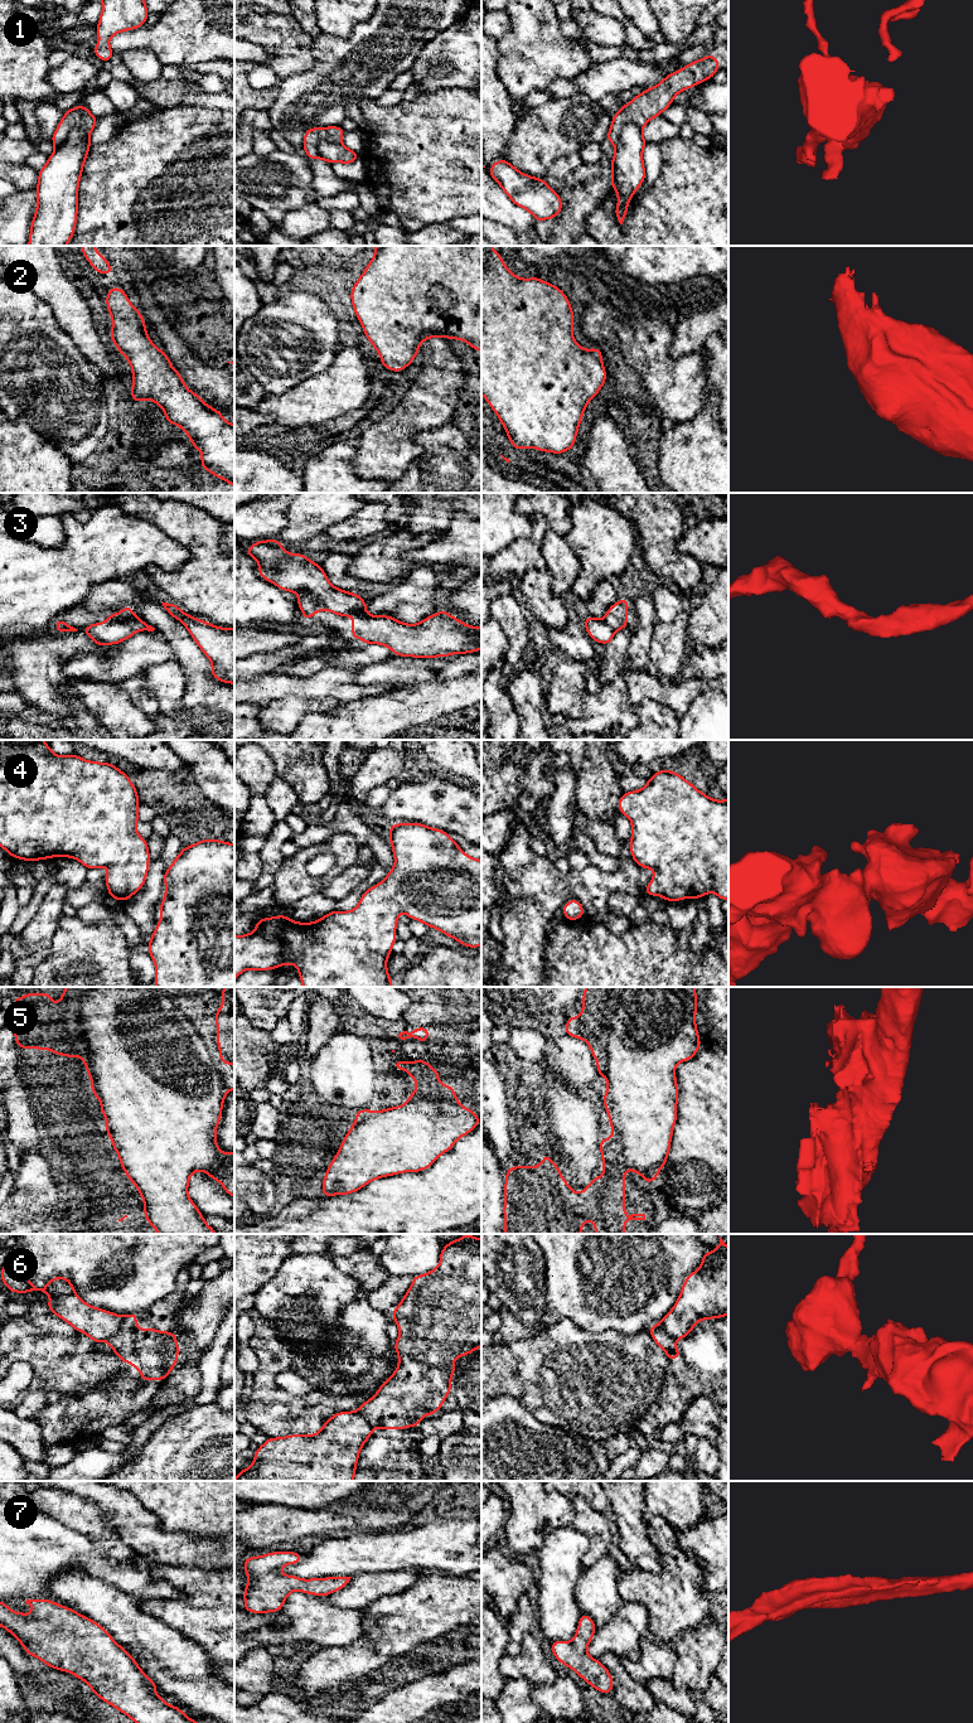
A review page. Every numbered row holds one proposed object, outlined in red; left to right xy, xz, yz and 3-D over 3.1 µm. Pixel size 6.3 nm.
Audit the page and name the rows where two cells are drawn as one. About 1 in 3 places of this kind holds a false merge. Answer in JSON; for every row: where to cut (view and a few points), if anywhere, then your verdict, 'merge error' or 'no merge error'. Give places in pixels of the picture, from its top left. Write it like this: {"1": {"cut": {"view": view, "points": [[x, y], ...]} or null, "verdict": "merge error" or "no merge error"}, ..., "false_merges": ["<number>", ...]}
{"1": {"cut": {"view": "xy", "points": [[90, 131], [73, 127], [56, 149]]}, "verdict": "merge error"}, "2": {"cut": null, "verdict": "no merge error"}, "3": {"cut": null, "verdict": "no merge error"}, "4": {"cut": null, "verdict": "no merge error"}, "5": {"cut": null, "verdict": "no merge error"}, "6": {"cut": {"view": "xy", "points": [[125, 1316], [121, 1327], [107, 1339]]}, "verdict": "merge error"}, "7": {"cut": null, "verdict": "no merge error"}, "false_merges": ["1", "6"]}

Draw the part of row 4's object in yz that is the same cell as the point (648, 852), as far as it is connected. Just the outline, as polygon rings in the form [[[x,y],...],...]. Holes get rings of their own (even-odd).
[[[660,769],[643,789],[624,792],[618,809],[631,822],[633,861],[655,872],[644,895],[681,901],[713,892],[728,899],[728,799],[715,800],[678,773]]]

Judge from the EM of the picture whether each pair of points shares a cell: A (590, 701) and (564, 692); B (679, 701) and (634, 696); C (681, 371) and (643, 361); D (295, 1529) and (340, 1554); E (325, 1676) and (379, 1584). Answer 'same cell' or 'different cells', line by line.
A: different cells
B: same cell
C: same cell
D: different cells
E: different cells

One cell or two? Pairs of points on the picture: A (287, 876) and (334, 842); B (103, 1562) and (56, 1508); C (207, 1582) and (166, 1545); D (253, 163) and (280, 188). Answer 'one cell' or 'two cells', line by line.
A: one cell
B: one cell
C: two cells
D: one cell

